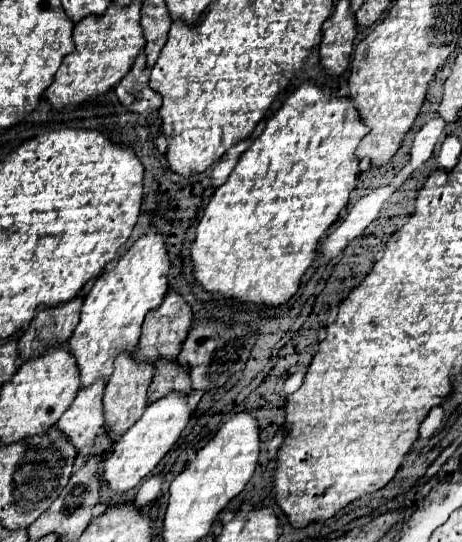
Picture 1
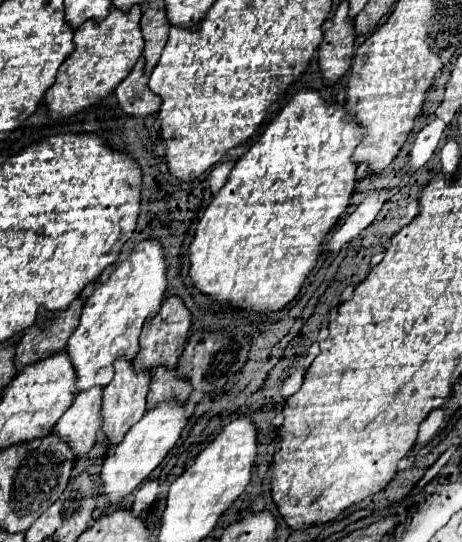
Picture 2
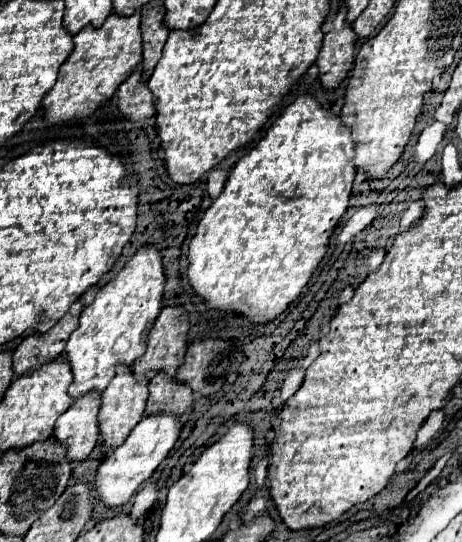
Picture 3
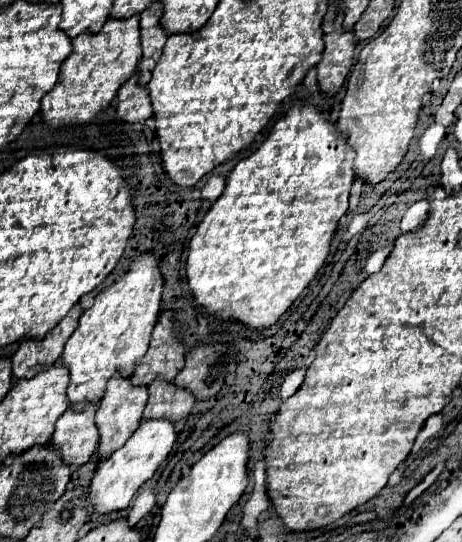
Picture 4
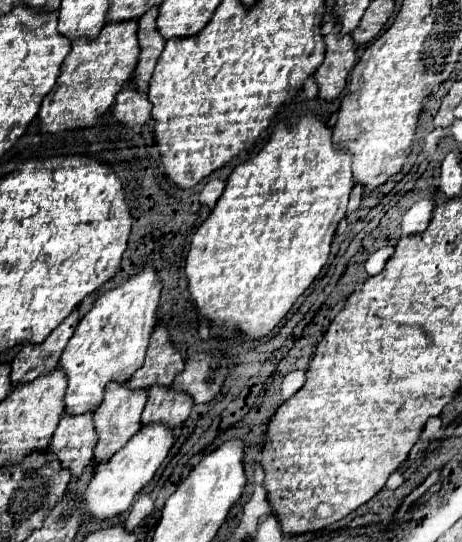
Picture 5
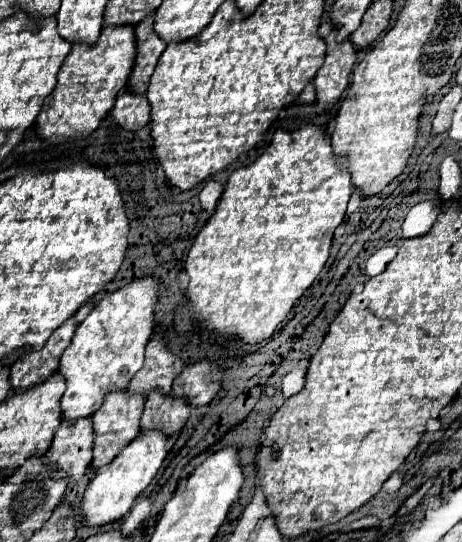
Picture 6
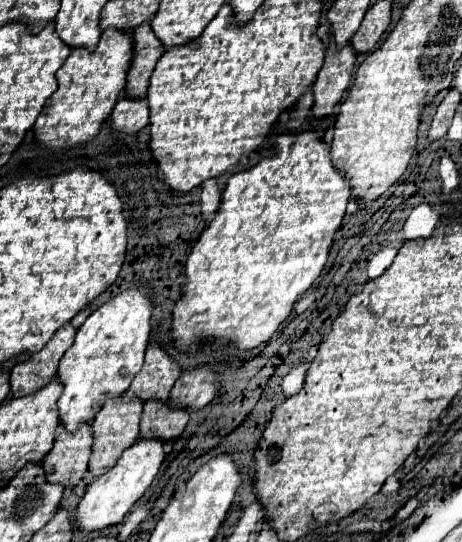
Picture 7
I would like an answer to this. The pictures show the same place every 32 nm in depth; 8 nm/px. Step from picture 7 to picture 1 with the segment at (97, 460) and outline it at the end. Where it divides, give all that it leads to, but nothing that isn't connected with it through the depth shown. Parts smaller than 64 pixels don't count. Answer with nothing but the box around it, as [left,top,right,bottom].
[104,352,154,440]

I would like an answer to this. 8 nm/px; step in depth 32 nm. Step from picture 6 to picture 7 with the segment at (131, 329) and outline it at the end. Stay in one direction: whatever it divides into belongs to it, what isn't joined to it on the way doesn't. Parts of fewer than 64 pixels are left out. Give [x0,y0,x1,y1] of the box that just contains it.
[58,282,152,432]

